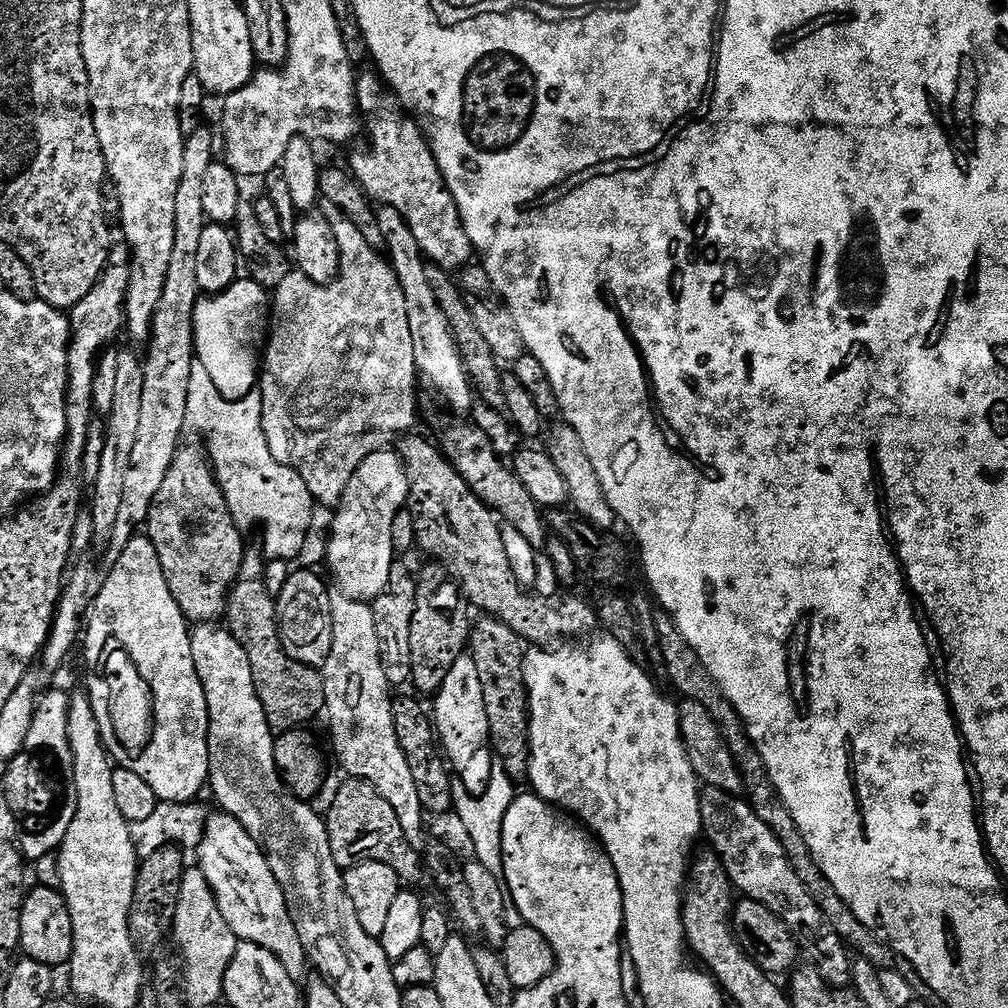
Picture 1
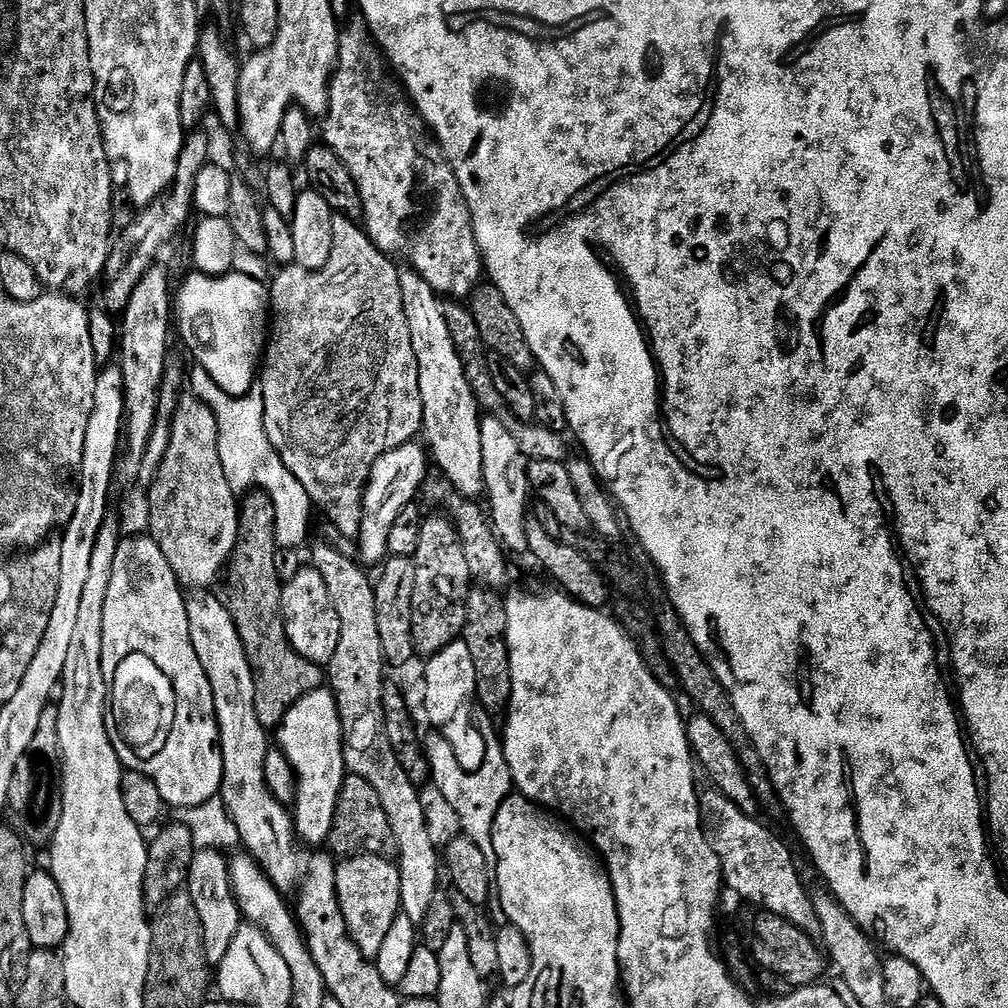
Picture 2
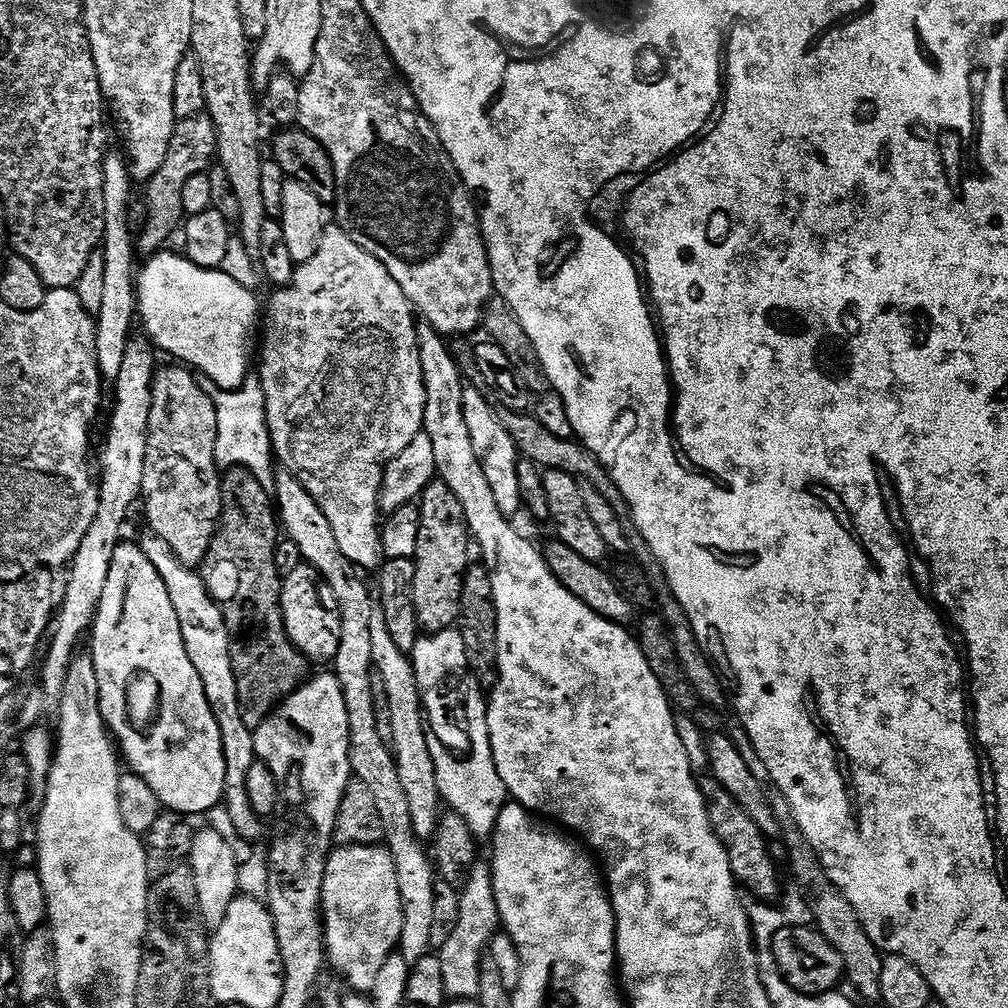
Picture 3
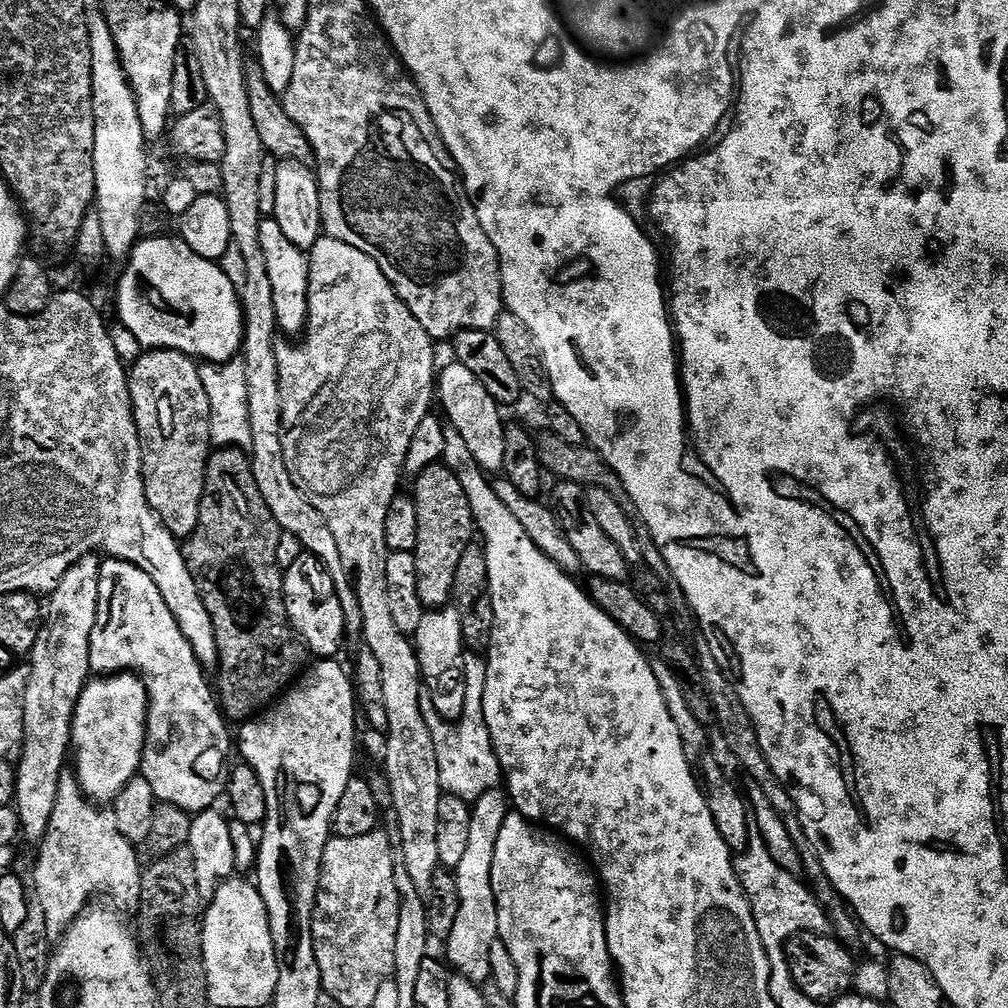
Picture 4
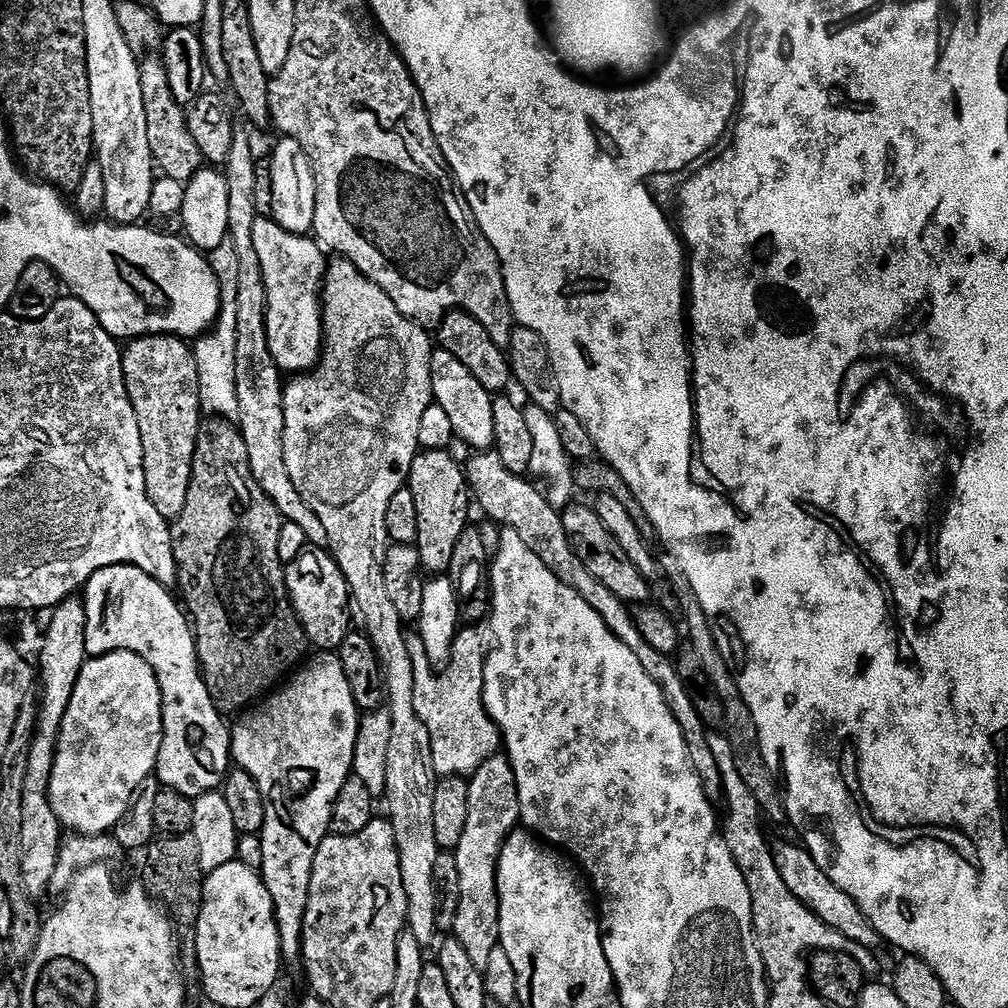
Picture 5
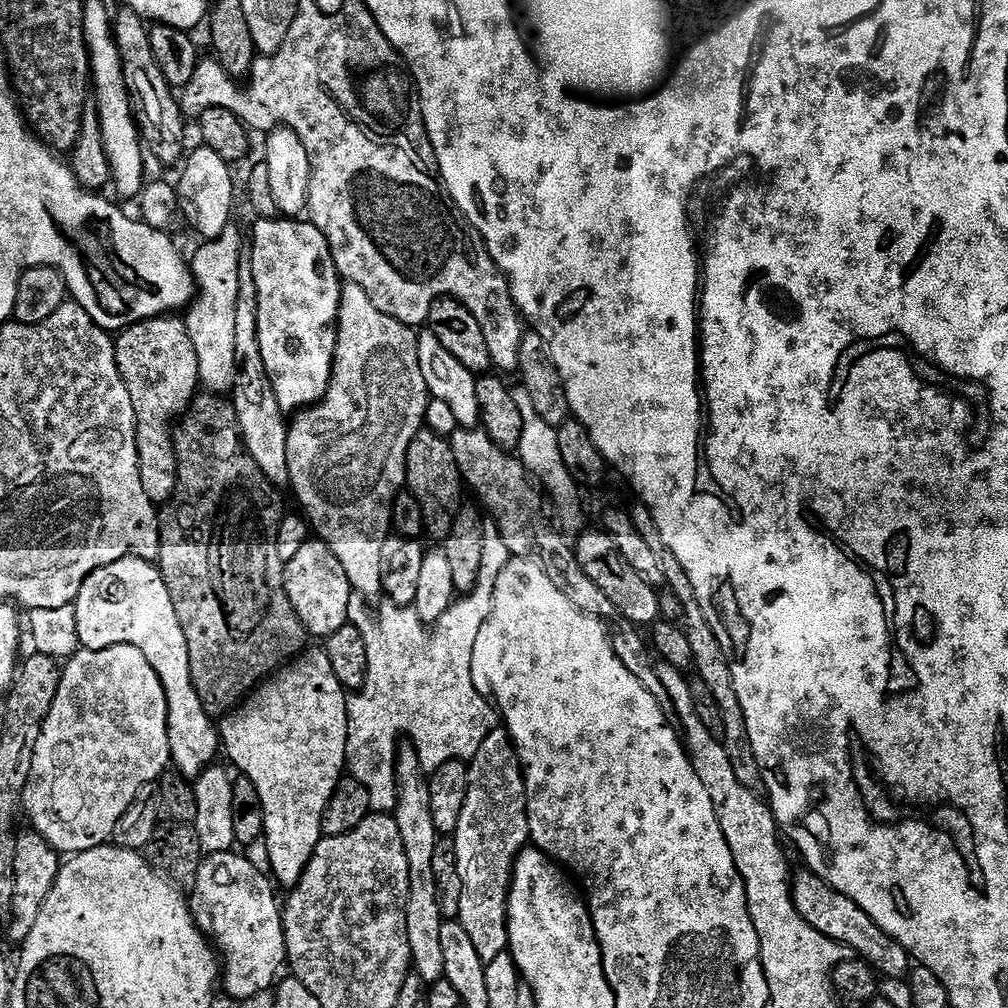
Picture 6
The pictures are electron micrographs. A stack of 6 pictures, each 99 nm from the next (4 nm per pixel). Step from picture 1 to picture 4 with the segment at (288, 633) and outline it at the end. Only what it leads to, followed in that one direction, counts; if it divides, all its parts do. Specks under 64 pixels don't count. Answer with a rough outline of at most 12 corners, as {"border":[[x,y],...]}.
{"border":[[281,531],[288,621],[316,658],[346,641],[334,578]]}

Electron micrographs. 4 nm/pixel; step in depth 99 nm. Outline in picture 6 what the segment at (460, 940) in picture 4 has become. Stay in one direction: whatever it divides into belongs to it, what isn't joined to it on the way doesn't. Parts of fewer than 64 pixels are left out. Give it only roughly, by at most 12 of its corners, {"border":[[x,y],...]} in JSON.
{"border":[[493,728],[468,764],[454,843],[466,926],[509,951],[508,887],[530,844],[524,771]]}

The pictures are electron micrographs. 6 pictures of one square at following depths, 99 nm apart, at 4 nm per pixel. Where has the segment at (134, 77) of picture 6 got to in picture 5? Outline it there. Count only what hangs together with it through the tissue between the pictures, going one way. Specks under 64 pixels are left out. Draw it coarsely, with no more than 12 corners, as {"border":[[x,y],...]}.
{"border":[[163,59],[140,65],[155,167],[189,184],[206,158],[170,94]]}

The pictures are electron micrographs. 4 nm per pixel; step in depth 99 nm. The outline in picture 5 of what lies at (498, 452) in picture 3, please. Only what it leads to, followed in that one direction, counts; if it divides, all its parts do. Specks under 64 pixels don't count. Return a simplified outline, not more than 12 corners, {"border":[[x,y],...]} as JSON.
{"border":[[432,353],[432,399],[456,440],[493,447],[493,393],[454,354]]}

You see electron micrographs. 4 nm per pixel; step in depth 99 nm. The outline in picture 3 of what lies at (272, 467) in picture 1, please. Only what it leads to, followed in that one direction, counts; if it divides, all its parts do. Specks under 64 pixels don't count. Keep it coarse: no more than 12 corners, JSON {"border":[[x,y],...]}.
{"border":[[259,379],[212,392],[216,462],[271,489],[274,453]]}

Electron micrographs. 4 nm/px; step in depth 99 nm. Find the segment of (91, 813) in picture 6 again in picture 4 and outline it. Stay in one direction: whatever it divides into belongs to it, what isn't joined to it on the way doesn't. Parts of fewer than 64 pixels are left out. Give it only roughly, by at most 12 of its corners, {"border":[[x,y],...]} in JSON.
{"border":[[89,679],[72,723],[74,775],[111,802],[140,771],[148,691]]}

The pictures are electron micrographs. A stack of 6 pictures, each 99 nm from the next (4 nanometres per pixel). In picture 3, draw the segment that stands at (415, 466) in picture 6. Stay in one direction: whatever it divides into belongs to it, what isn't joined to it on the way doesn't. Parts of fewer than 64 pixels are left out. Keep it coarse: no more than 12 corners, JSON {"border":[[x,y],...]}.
{"border":[[444,480],[418,500],[414,610],[457,627],[470,533]]}

